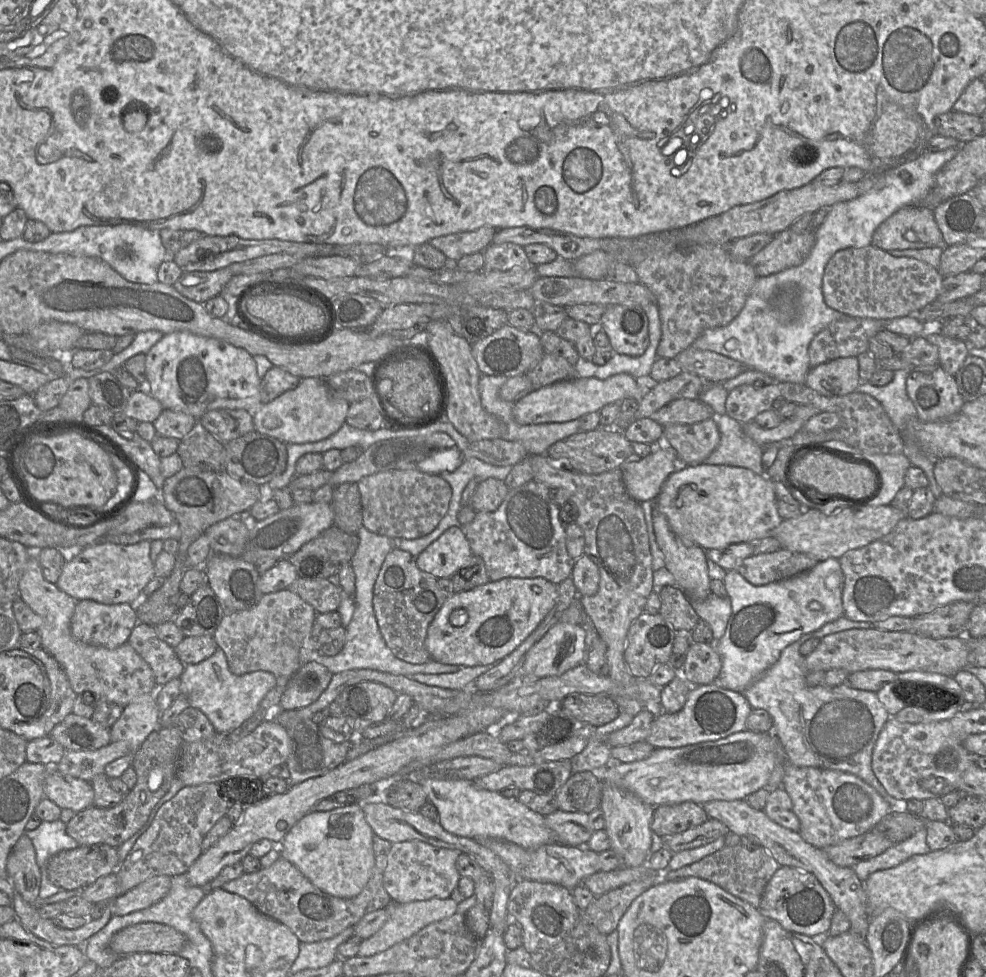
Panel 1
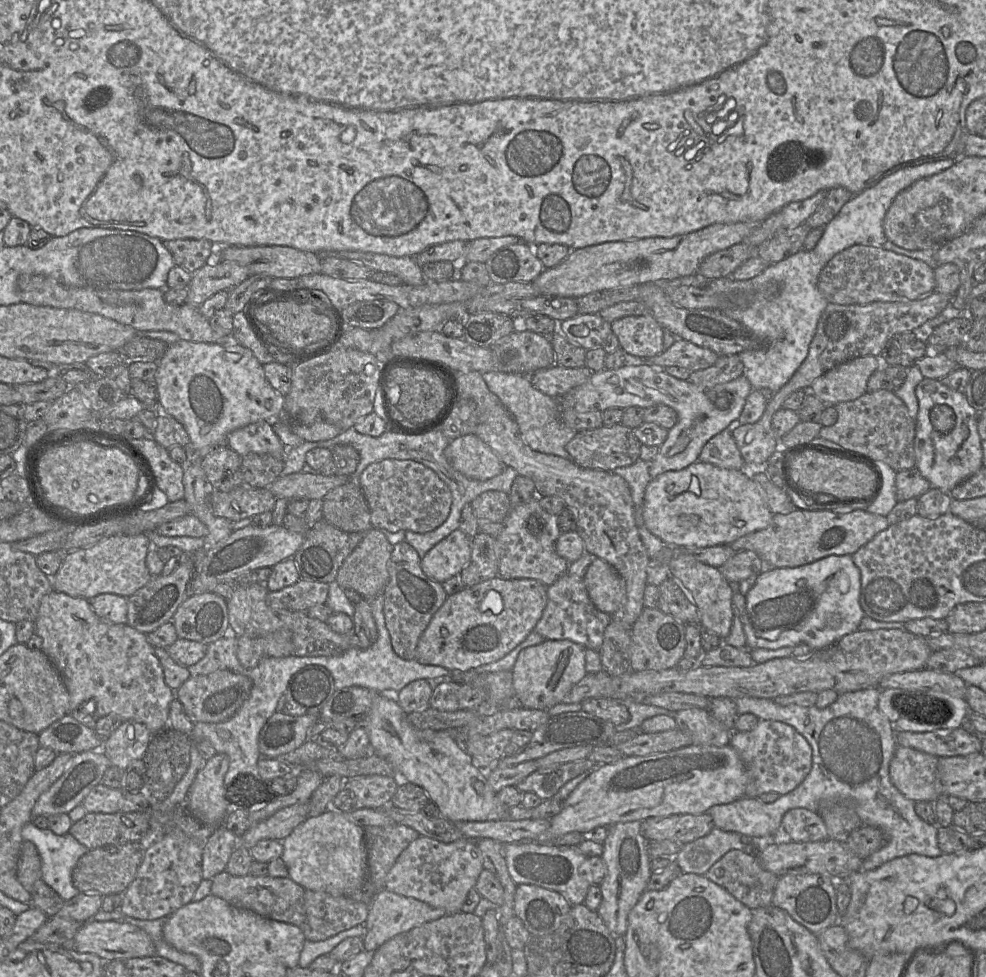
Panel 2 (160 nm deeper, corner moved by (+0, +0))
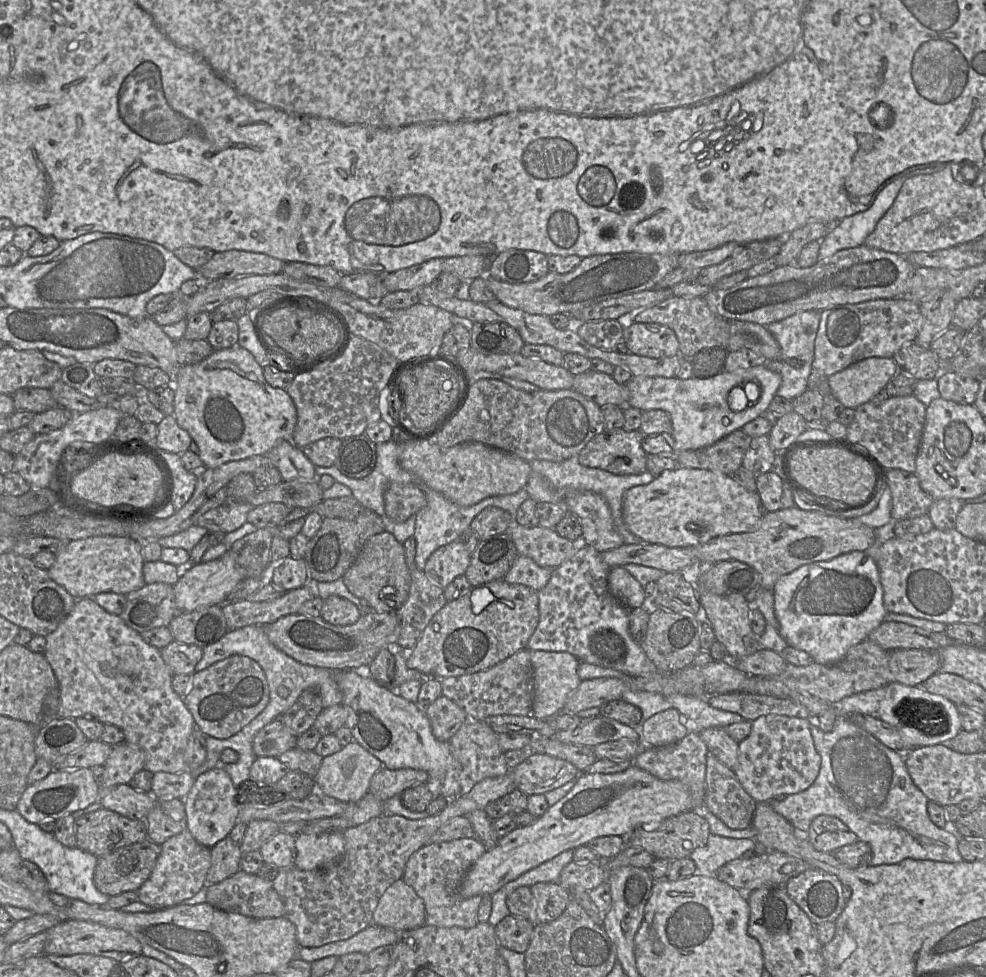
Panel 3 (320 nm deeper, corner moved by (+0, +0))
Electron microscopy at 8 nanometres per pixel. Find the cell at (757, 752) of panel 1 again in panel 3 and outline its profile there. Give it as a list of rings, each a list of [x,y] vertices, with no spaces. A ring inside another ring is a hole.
[[[632,764],[622,772],[613,774],[583,773],[575,780],[574,787],[556,804],[549,806],[543,816],[529,826],[515,828],[500,838],[491,850],[486,851],[469,869],[459,886],[463,898],[492,895],[505,884],[554,858],[563,851],[585,846],[592,839],[602,836],[628,837],[635,829],[659,823],[671,816],[692,811],[689,789],[677,780],[661,780]]]

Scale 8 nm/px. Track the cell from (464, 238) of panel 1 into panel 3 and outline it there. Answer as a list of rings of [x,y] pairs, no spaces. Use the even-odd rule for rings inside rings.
[[[444,257],[433,258],[423,263],[403,268],[382,277],[388,292],[421,289],[431,285],[442,273]]]

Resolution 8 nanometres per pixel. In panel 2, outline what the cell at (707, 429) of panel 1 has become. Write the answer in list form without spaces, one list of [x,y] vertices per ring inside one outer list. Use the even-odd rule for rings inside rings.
[[[731,428],[715,435],[704,445],[699,461],[732,470],[745,470],[746,466],[732,436]]]

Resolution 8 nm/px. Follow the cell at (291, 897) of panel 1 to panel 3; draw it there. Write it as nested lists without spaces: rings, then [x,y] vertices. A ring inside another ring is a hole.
[[[243,870],[221,882],[209,884],[206,902],[218,909],[253,918],[279,918],[286,915],[284,899],[274,889],[273,881]]]

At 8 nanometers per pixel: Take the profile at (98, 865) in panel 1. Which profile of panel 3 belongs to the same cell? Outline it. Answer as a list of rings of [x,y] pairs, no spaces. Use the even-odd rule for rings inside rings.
[[[146,839],[99,856],[94,871],[94,884],[108,896],[137,891],[151,875],[161,845]]]

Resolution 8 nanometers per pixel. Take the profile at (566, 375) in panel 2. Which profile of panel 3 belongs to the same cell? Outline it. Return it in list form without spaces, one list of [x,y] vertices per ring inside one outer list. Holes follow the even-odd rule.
[[[592,369],[574,375],[572,389],[600,407],[606,405],[624,407],[629,400],[629,389],[626,384],[619,384],[612,376]]]

